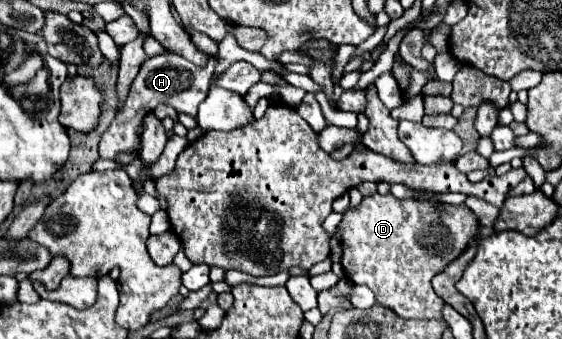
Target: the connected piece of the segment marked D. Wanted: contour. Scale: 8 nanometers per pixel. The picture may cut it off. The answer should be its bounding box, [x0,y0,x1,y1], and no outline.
[336,193,480,319]

